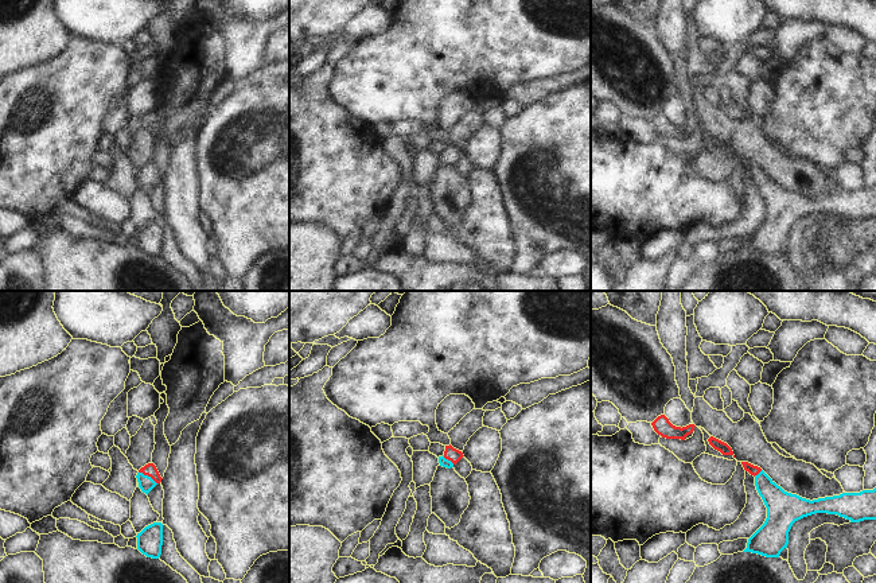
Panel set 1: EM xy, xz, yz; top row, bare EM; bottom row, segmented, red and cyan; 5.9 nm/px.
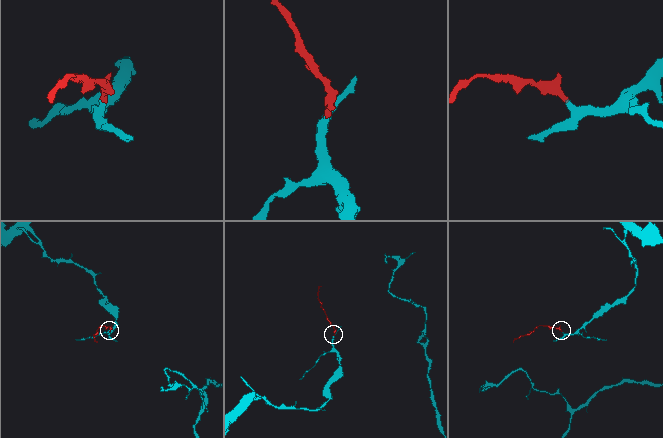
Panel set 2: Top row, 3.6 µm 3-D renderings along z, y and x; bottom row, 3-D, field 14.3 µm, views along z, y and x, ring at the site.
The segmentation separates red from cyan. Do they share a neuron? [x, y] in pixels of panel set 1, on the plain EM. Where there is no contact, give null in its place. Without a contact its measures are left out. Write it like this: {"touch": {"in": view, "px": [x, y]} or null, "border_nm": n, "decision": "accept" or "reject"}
{"touch": {"in": "xy", "px": [148, 174]}, "border_nm": 130, "decision": "accept"}

